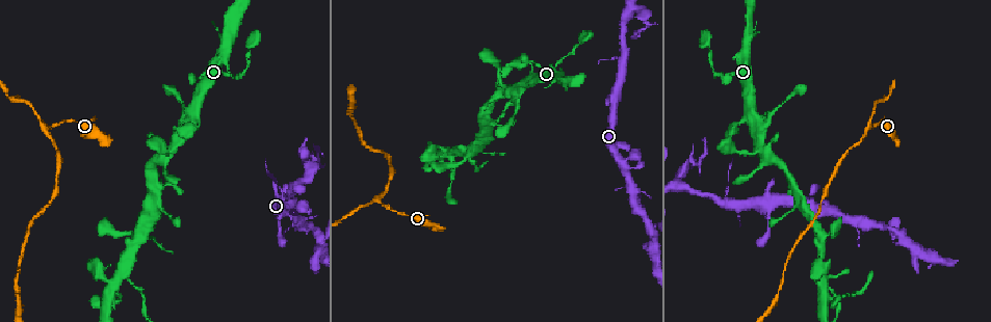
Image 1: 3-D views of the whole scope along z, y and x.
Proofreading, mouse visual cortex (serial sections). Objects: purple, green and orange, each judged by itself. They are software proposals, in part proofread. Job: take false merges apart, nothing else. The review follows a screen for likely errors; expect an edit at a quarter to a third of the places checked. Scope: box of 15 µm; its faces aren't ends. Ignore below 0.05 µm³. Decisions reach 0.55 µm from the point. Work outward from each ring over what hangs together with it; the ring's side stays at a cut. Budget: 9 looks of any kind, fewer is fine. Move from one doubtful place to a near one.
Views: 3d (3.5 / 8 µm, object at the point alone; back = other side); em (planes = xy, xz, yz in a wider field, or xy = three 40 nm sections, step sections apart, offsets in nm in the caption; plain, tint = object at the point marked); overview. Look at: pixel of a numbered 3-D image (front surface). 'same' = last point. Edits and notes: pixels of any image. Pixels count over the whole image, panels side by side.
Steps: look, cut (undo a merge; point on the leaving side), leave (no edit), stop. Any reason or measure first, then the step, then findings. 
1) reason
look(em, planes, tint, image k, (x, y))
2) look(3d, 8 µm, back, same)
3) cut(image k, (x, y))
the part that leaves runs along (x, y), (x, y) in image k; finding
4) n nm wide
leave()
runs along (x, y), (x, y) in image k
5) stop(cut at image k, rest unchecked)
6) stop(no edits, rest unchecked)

look(3d, 3.5 µm, image 1, (565, 56))

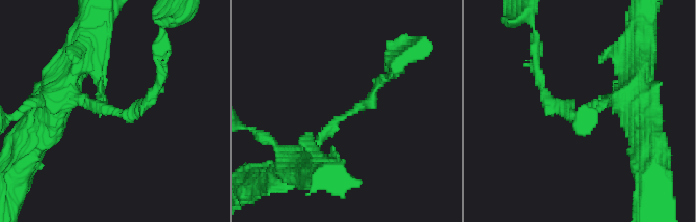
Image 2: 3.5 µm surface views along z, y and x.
arms of 150, 200 nm
look(em, xy, step 5, tint, image 2, (348, 113))

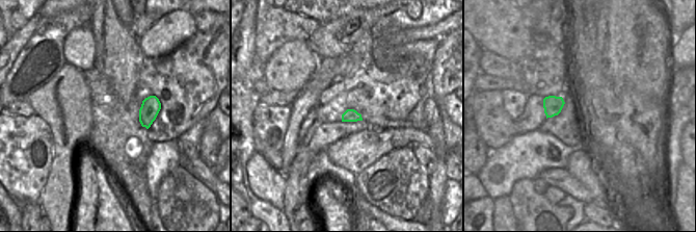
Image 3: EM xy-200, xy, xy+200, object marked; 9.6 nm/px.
120 nm wide
leave()
runs along (290, 165), (373, 96), (389, 75) in image 2; all the same cell

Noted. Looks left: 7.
sharp bend
look(3d, 3.5 µm, image 1, (689, 162))

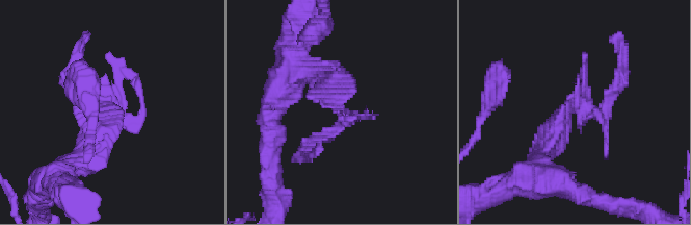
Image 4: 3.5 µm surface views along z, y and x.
now the EM
look(em, planes, tint, image 4, (576, 106))

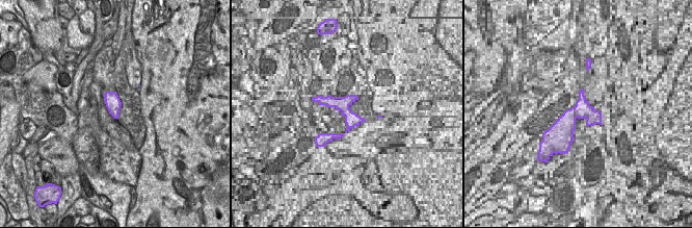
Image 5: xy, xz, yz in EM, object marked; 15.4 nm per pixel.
leave()
runs along (536, 158), (615, 88) in image 4; all the same cell

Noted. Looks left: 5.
side arm on a straight run
look(3d, 3.5 µm, image 1, (45, 125))

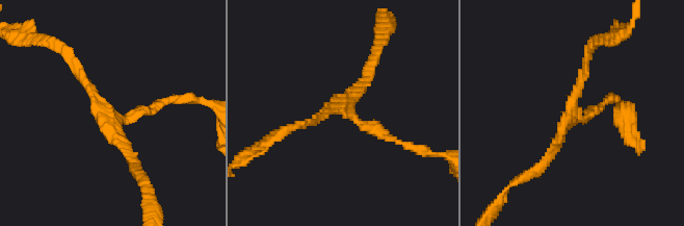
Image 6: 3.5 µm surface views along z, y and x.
3 arms; arms of 100, 150, 150 nm; now the EM
look(em, xy, step 5, tint, image 6, (113, 118))

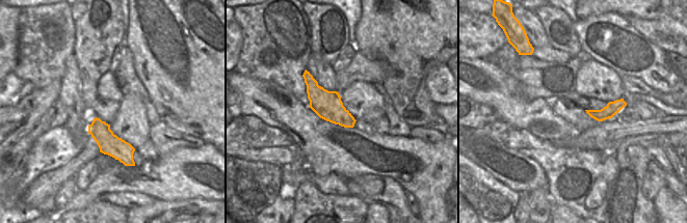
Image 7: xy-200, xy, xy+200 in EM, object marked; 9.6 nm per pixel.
leave()
runs along (623, 104), (606, 113), (590, 112) in image 7; continuous, no second cell

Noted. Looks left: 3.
thick turns thin
look(3d, 3.5 µm, image 1, (119, 278))

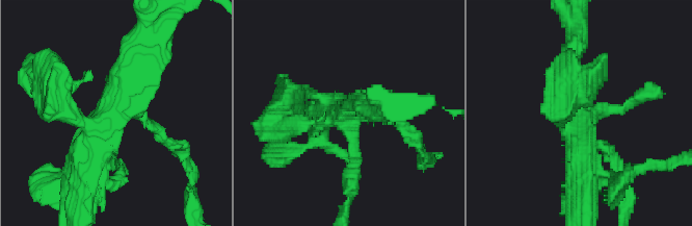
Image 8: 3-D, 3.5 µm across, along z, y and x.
now the EM
look(em, planes, tint, image 8, (347, 109))

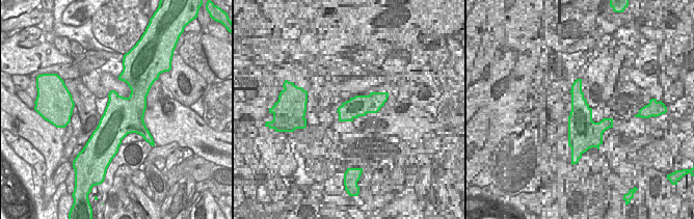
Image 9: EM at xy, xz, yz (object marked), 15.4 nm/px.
look(em, xy, step 1, tint, same)

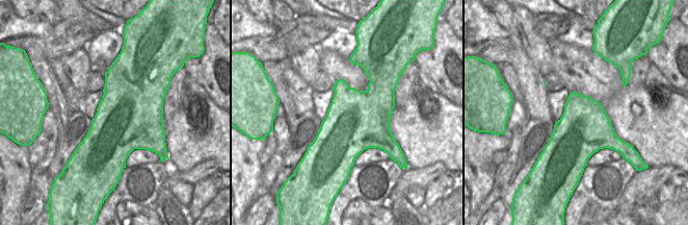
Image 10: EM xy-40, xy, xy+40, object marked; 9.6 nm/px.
leave()
runs along (137, 52), (137, 88), (83, 171) in image 8; all the same cell

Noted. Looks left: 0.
stop(no edits, rest unchecked)

